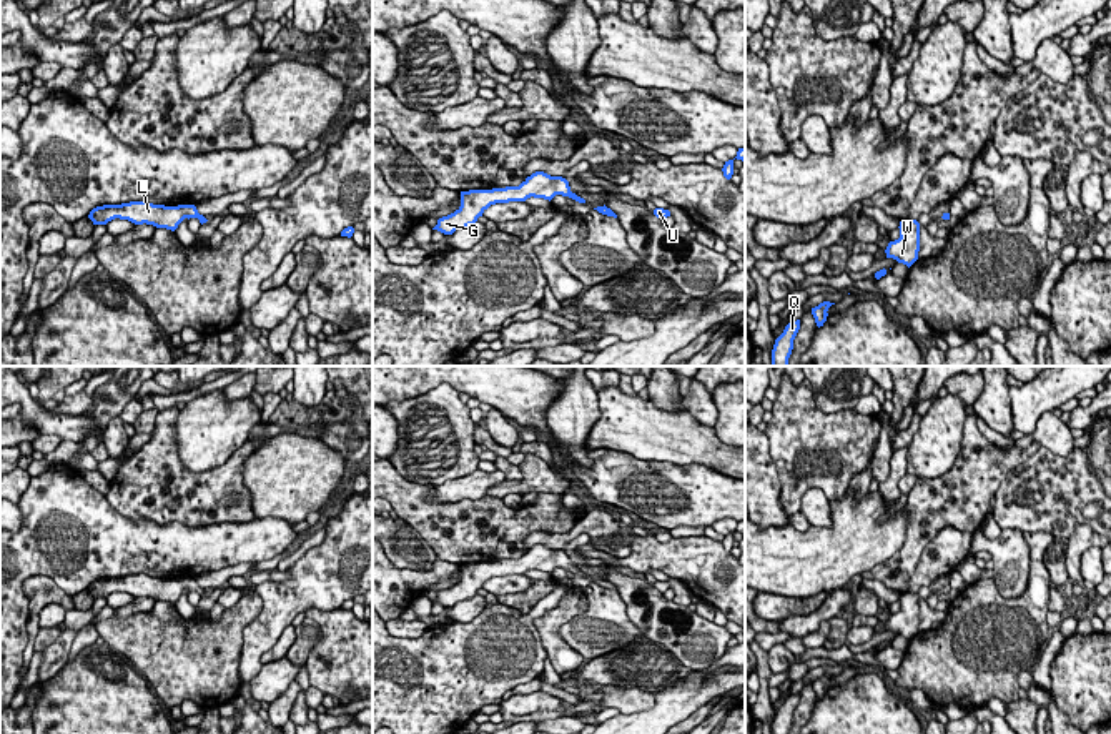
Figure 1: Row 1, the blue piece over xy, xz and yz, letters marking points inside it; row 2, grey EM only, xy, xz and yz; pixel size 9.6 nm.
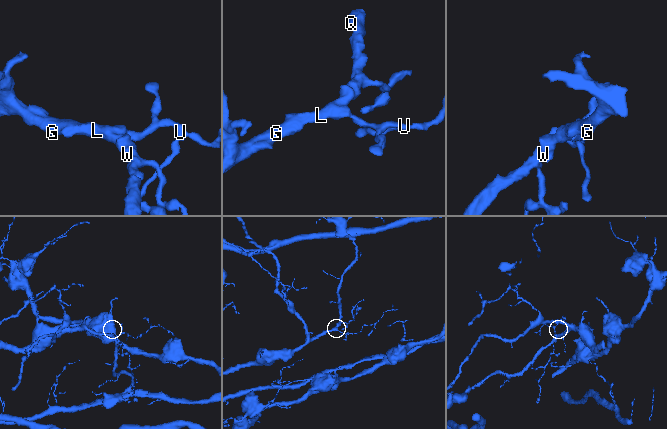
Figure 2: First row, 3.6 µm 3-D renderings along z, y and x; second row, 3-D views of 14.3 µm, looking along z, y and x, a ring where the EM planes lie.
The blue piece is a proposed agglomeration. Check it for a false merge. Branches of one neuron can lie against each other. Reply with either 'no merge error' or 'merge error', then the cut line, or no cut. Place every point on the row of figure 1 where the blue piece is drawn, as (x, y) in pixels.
no merge error | no cut

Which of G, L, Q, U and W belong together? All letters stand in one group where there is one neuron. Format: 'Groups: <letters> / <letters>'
Groups: G L Q U W

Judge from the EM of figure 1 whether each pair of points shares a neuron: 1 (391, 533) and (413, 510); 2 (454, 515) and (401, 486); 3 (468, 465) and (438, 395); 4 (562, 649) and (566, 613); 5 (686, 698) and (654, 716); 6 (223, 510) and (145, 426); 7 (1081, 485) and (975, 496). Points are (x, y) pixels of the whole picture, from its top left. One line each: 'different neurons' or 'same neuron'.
1: different neurons
2: same neuron
3: same neuron
4: same neuron
5: same neuron
6: different neurons
7: different neurons

